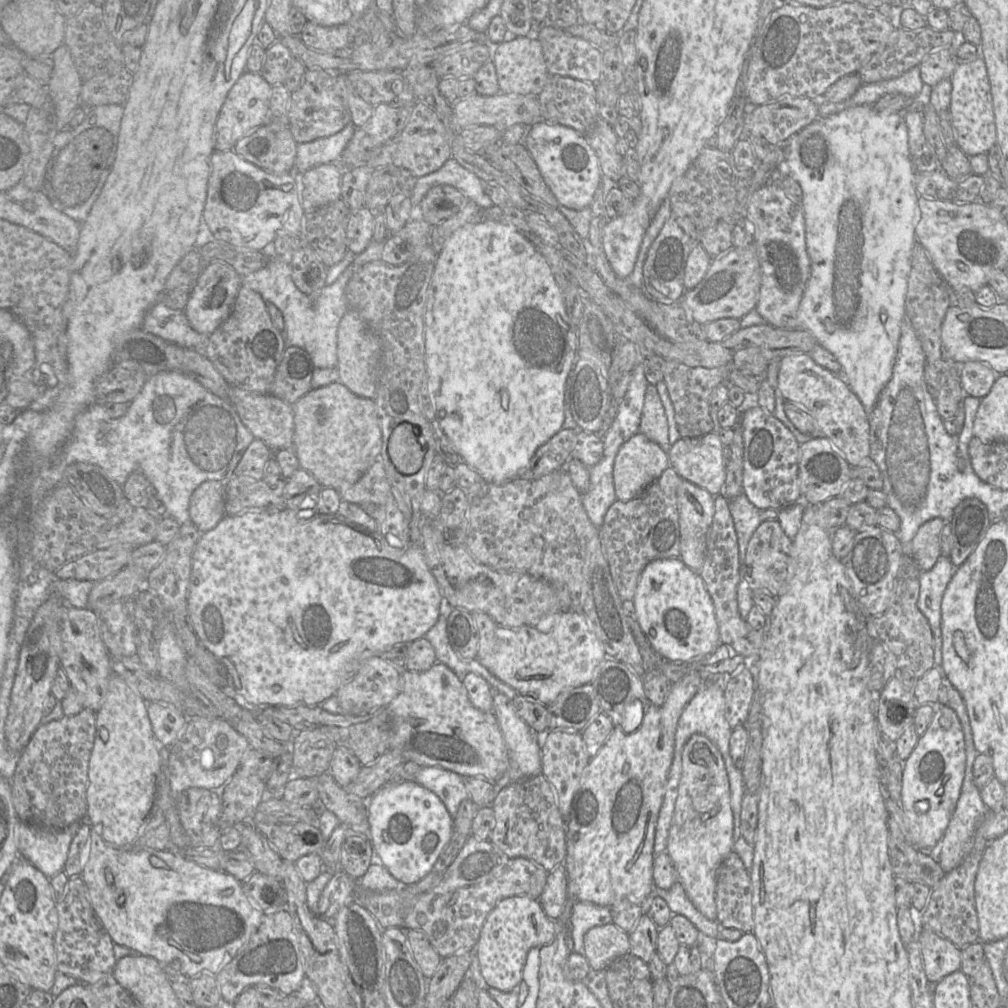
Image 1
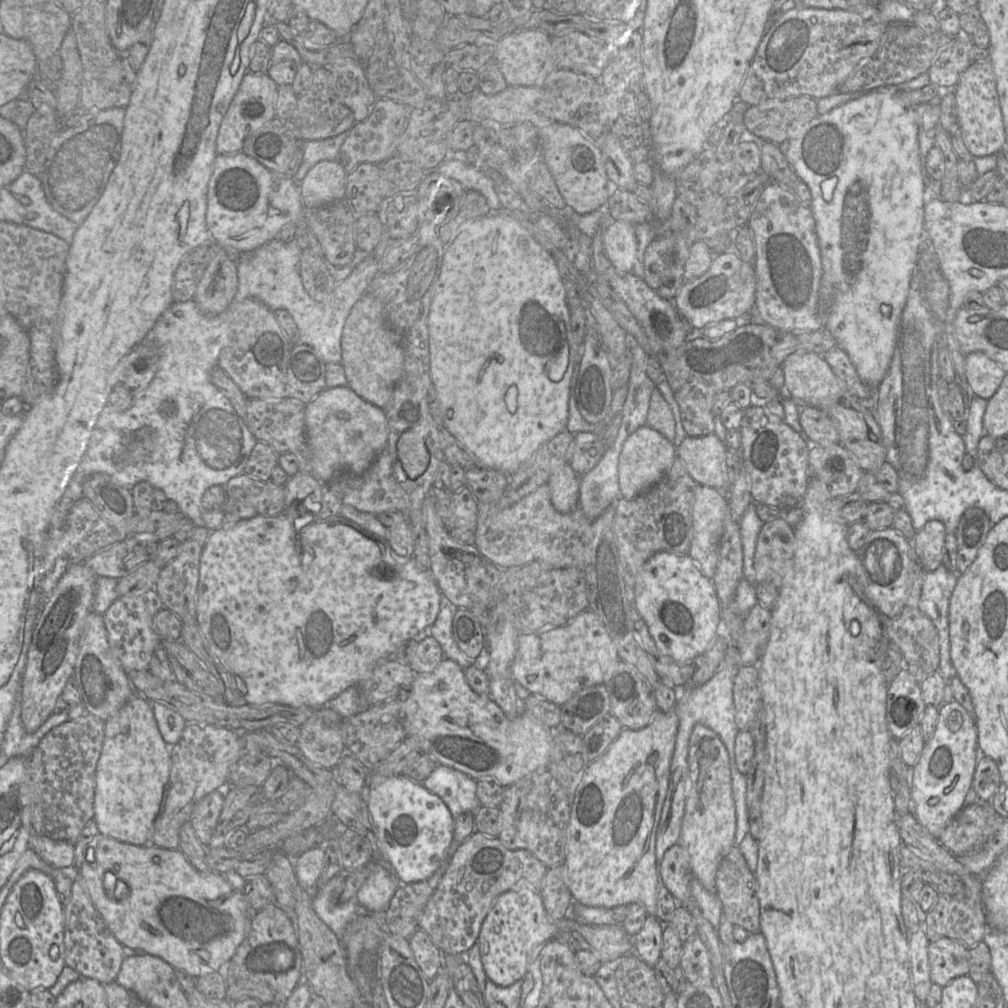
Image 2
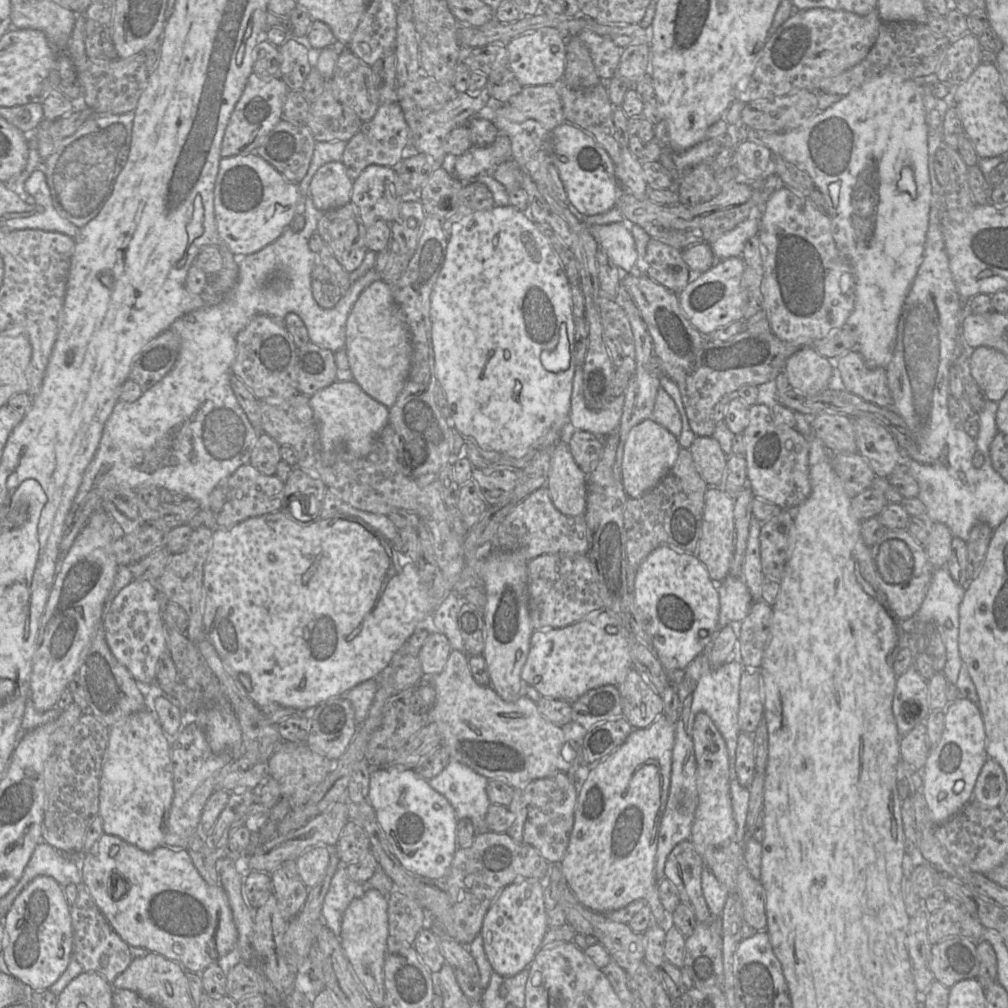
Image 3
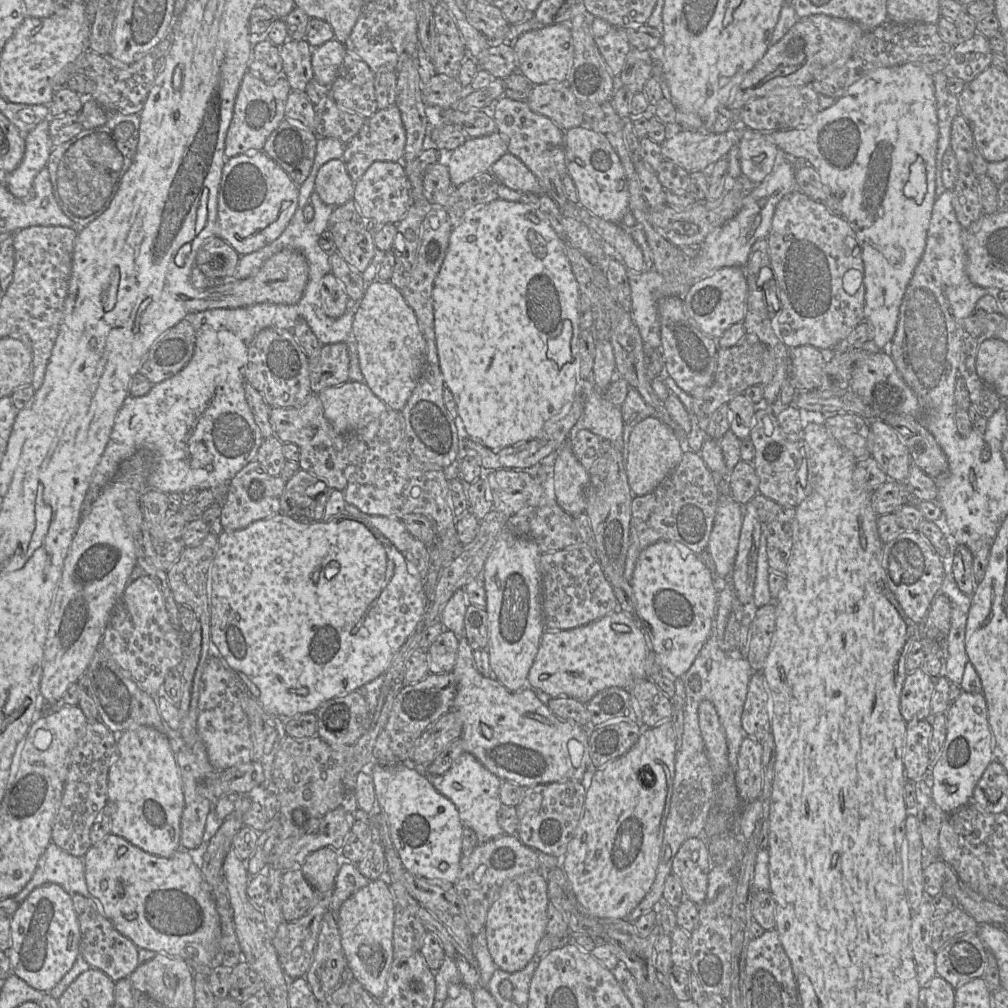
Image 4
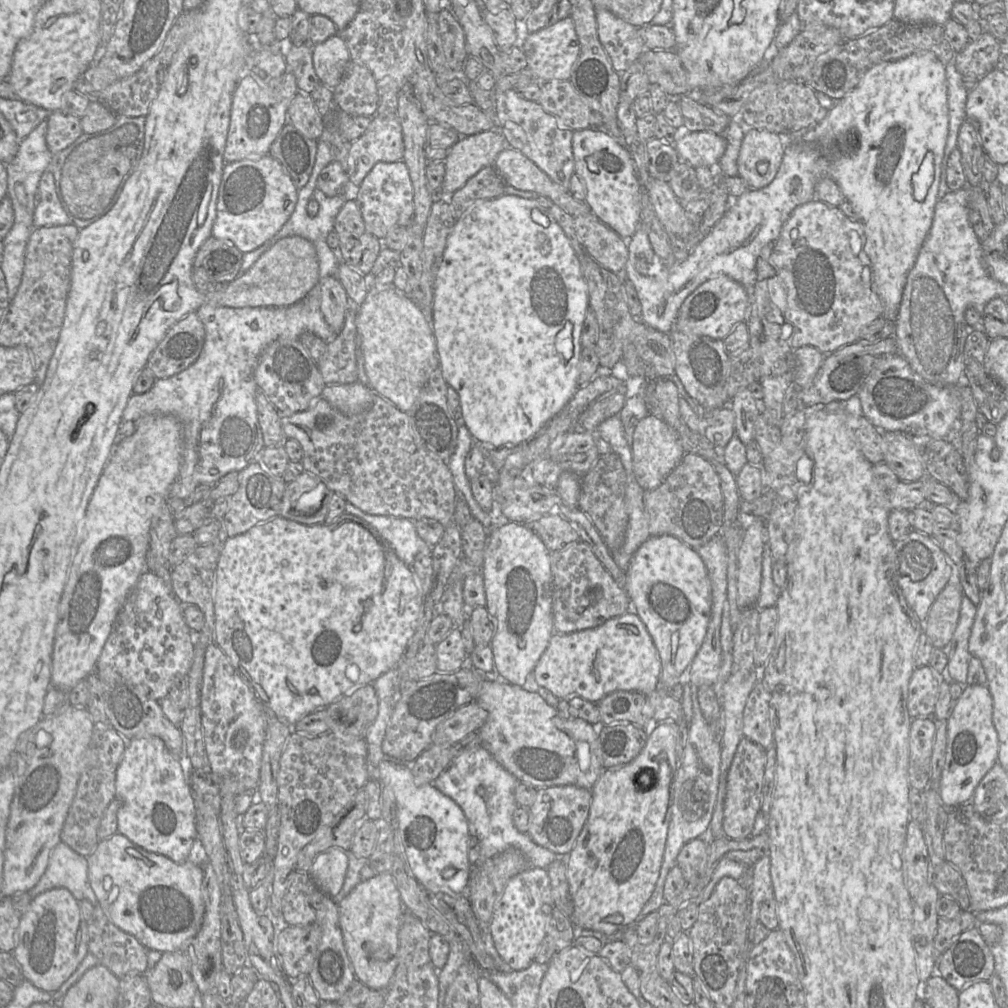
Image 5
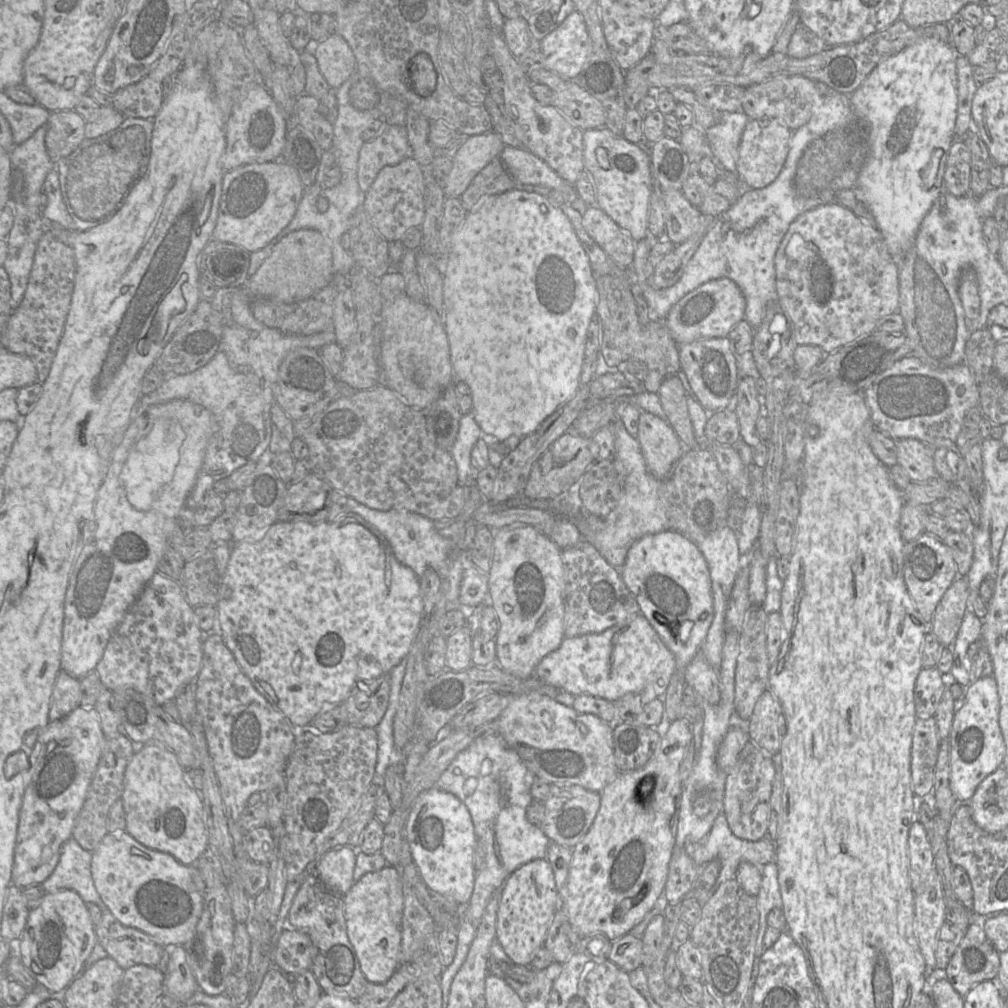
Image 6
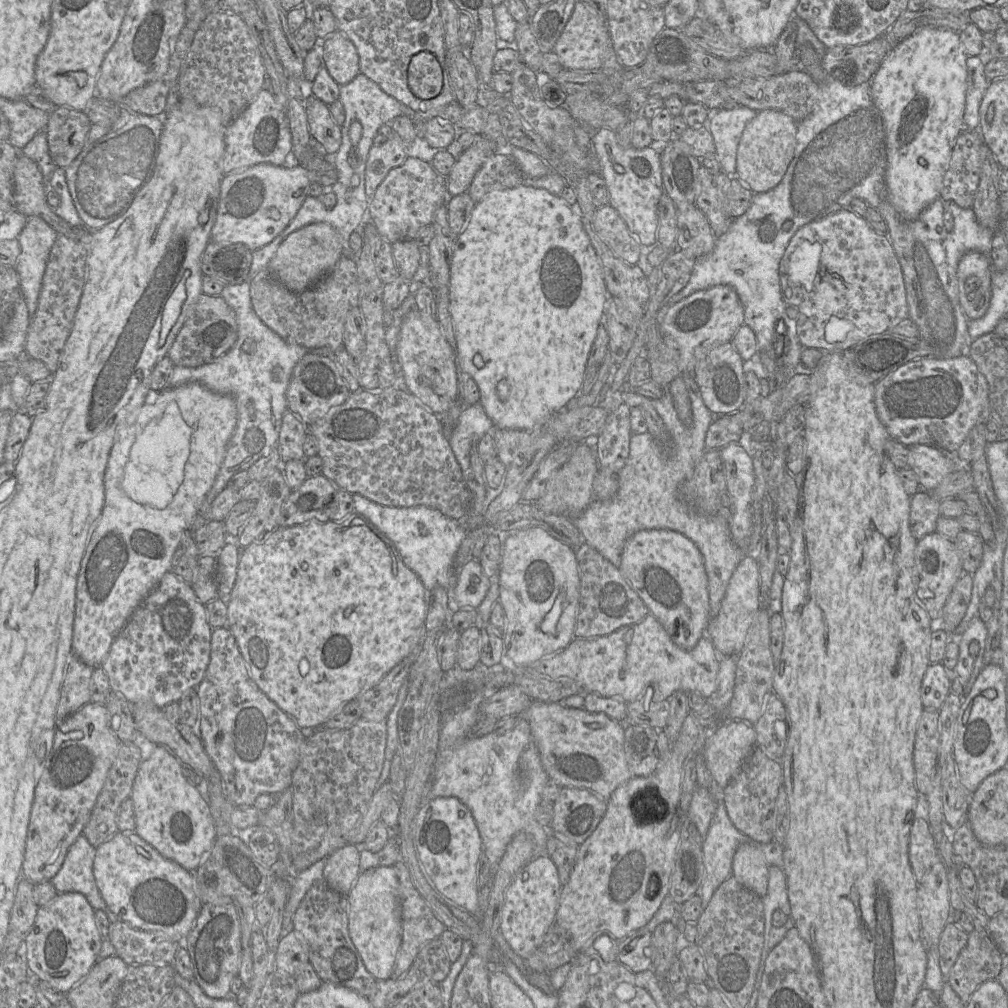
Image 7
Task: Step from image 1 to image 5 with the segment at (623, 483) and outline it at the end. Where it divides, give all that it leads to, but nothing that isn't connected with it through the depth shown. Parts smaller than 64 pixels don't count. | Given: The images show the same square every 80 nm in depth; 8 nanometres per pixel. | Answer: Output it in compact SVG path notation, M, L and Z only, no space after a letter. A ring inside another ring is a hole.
M654 414L645 416L636 426L631 449L634 475L645 491L658 487L685 454L676 432L661 417Z

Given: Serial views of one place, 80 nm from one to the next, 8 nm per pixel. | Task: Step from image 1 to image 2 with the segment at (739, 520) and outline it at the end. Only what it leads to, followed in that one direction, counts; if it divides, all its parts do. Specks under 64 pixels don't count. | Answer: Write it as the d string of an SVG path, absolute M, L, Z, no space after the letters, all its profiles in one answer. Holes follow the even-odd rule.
M751 502L746 508L741 520L737 522L740 528L743 553L743 576L749 583L756 585L756 572L754 569L754 554L758 534L765 523L757 512L755 502Z

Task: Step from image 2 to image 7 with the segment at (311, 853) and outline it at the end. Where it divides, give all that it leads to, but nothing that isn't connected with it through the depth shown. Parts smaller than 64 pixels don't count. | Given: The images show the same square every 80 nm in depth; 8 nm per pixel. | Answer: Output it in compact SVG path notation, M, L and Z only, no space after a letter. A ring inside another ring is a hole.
M347 844L326 858L323 879L334 891L347 895L360 875L360 852Z

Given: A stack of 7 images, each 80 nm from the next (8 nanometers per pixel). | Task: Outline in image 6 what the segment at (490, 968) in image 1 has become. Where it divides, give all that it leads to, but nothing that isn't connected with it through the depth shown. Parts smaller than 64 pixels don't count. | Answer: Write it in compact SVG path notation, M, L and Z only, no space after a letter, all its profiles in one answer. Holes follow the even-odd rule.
M546 858L531 861L514 871L505 881L499 898L496 939L515 964L529 966L537 951L544 946L548 929L560 908L551 864Z

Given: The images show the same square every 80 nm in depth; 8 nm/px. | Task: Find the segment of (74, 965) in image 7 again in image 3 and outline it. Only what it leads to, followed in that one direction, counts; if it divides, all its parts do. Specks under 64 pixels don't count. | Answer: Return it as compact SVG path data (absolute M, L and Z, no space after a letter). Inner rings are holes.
M49 876L35 877L1 919L6 933L2 956L7 971L33 991L49 989L72 959L72 920L63 887Z

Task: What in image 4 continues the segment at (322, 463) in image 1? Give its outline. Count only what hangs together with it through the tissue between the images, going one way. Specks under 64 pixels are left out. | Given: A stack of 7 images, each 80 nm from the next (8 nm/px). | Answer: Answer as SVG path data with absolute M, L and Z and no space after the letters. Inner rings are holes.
M356 381L328 387L317 396L328 422L335 431L343 434L363 429L388 409L365 383Z

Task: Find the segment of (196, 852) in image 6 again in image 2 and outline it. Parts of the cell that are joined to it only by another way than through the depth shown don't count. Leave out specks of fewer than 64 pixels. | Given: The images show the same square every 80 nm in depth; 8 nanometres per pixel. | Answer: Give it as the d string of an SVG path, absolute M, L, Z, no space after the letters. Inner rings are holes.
M133 694L130 699L123 705L123 707L112 717L105 721L104 730L104 741L102 746L102 751L100 758L96 766L96 784L95 784L95 794L94 794L94 821L96 822L97 828L100 834L116 839L120 842L144 846L150 843L154 827L161 816L164 805L166 803L166 797L168 792L168 783L170 777L170 750L173 745L168 745L162 738L157 722L155 720L151 703L146 699L141 699L137 695Z

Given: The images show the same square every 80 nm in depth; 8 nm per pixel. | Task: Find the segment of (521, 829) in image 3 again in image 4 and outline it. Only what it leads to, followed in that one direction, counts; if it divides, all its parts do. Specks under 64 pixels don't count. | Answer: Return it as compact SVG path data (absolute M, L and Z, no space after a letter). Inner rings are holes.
M567 780L528 787L523 800L516 806L519 827L517 837L523 844L562 858L583 814L587 789L581 782Z

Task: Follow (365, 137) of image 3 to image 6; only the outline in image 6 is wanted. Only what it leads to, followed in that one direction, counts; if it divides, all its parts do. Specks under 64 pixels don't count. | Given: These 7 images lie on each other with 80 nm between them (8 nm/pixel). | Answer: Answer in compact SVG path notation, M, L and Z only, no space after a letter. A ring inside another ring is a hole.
M385 124L384 130L376 138L364 142L358 157L358 182L363 192L367 192L379 171L389 165L396 165L410 156L410 146L405 127Z

